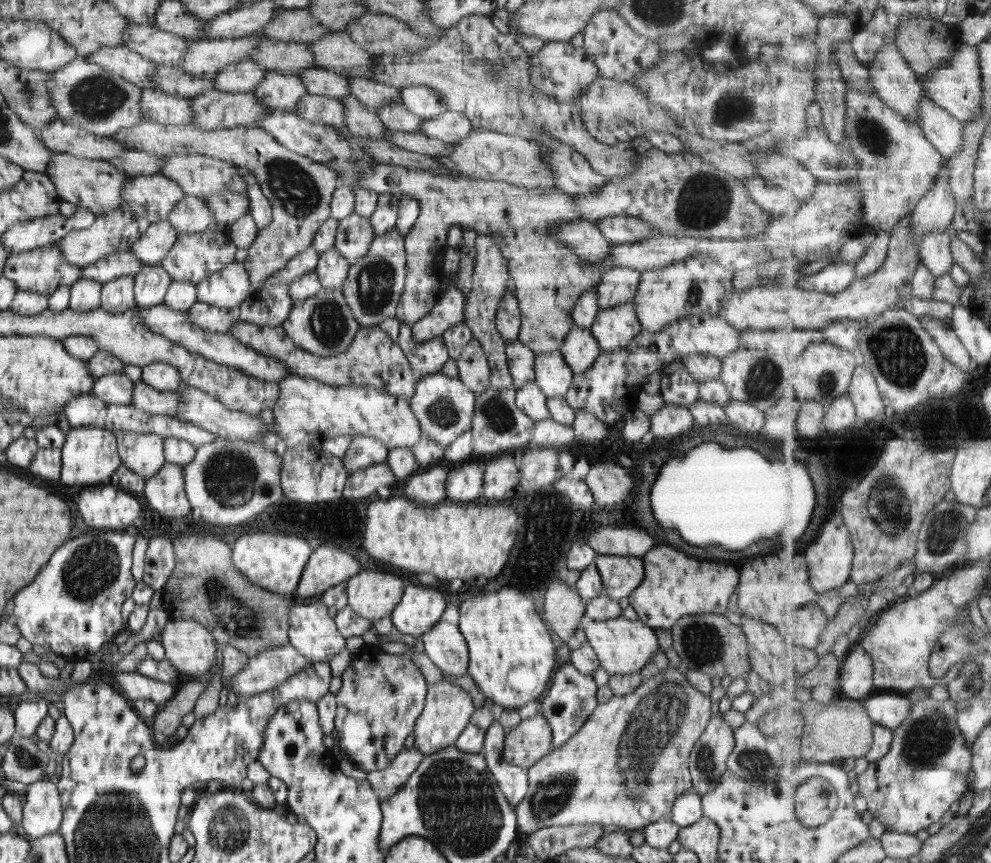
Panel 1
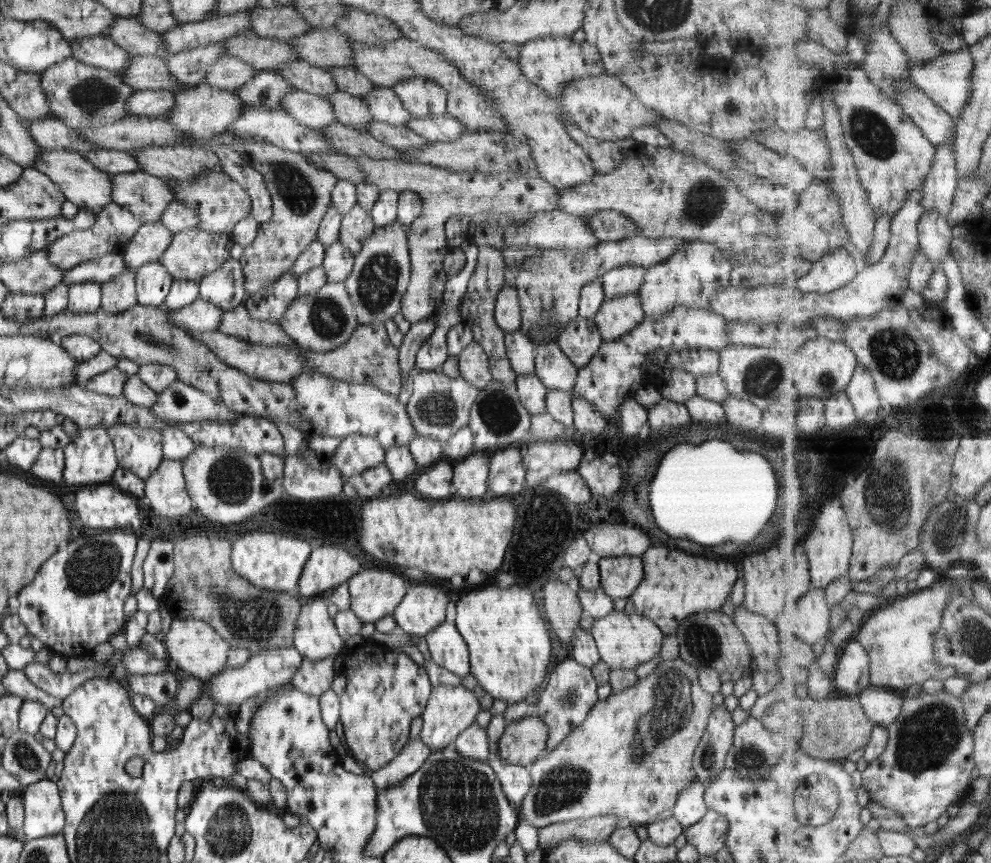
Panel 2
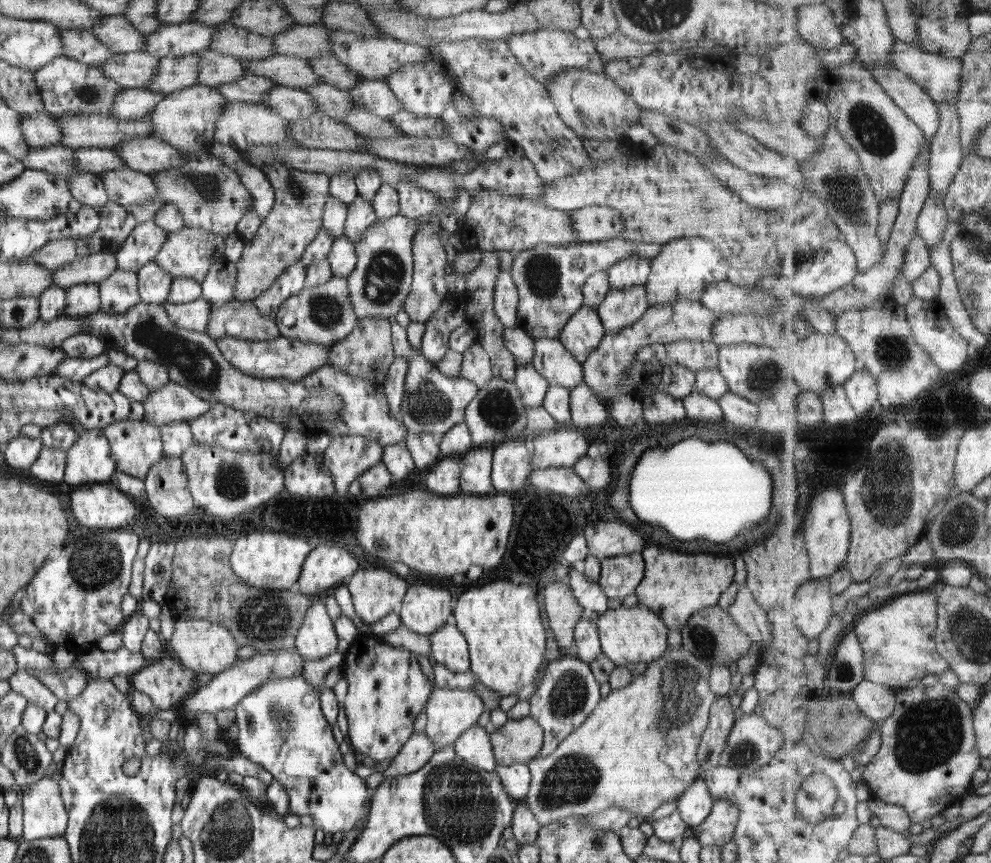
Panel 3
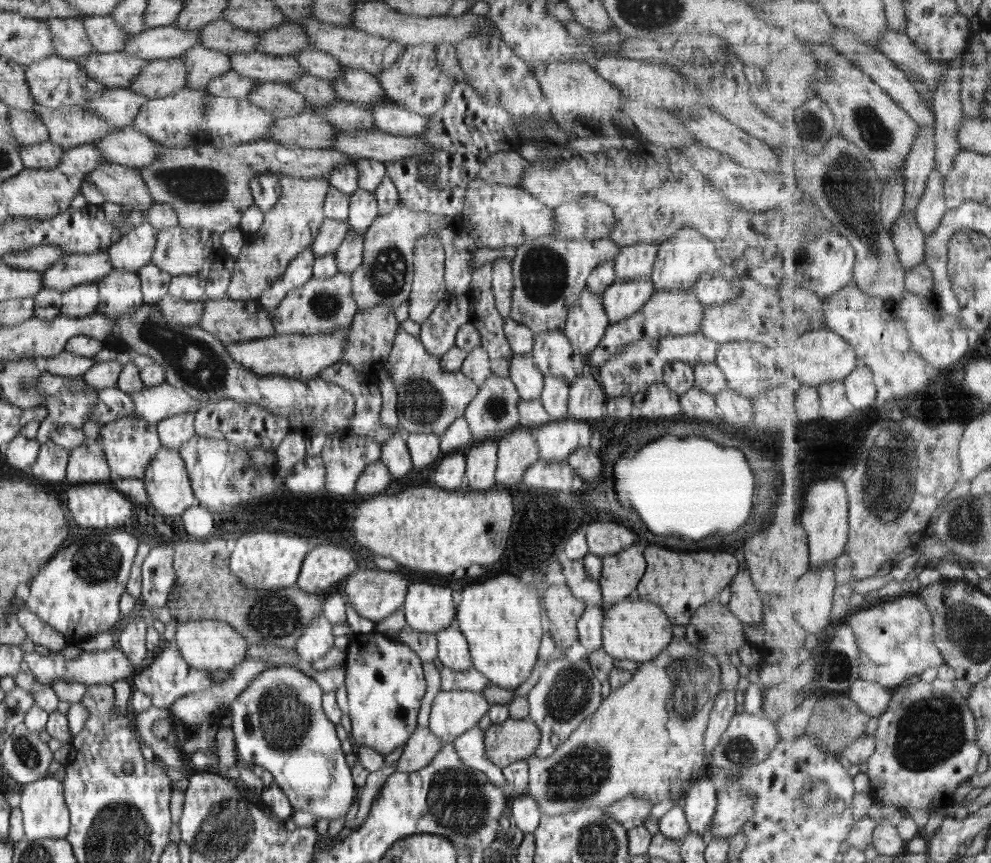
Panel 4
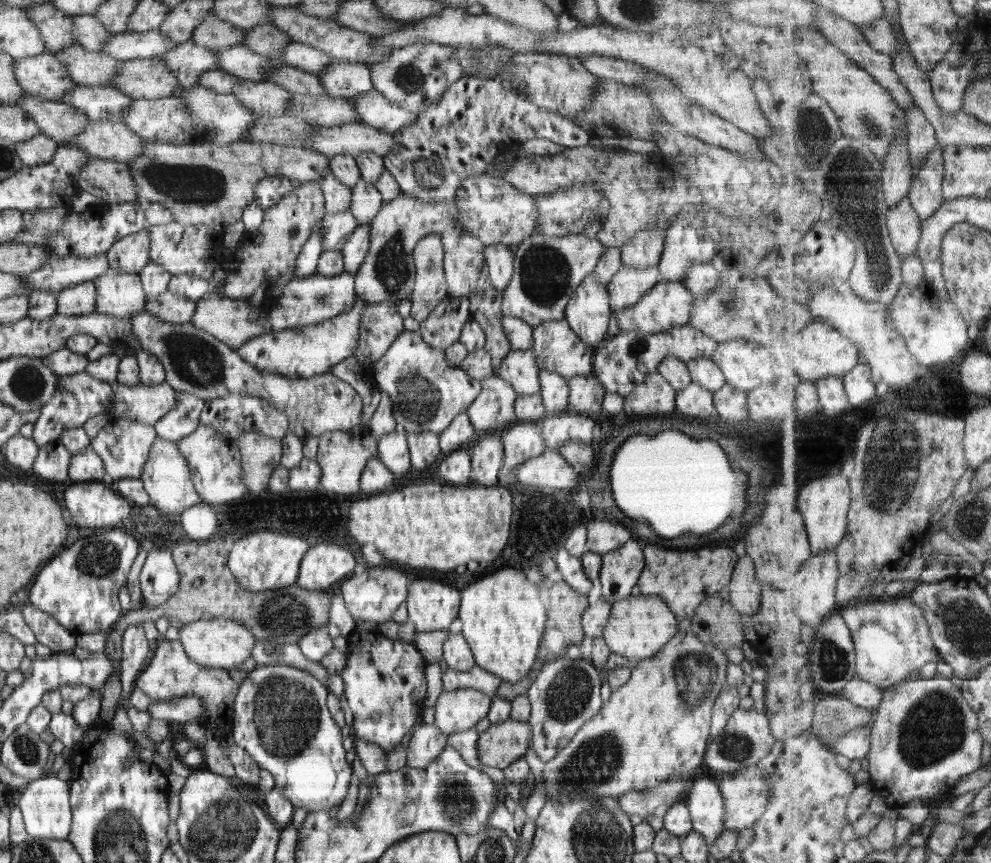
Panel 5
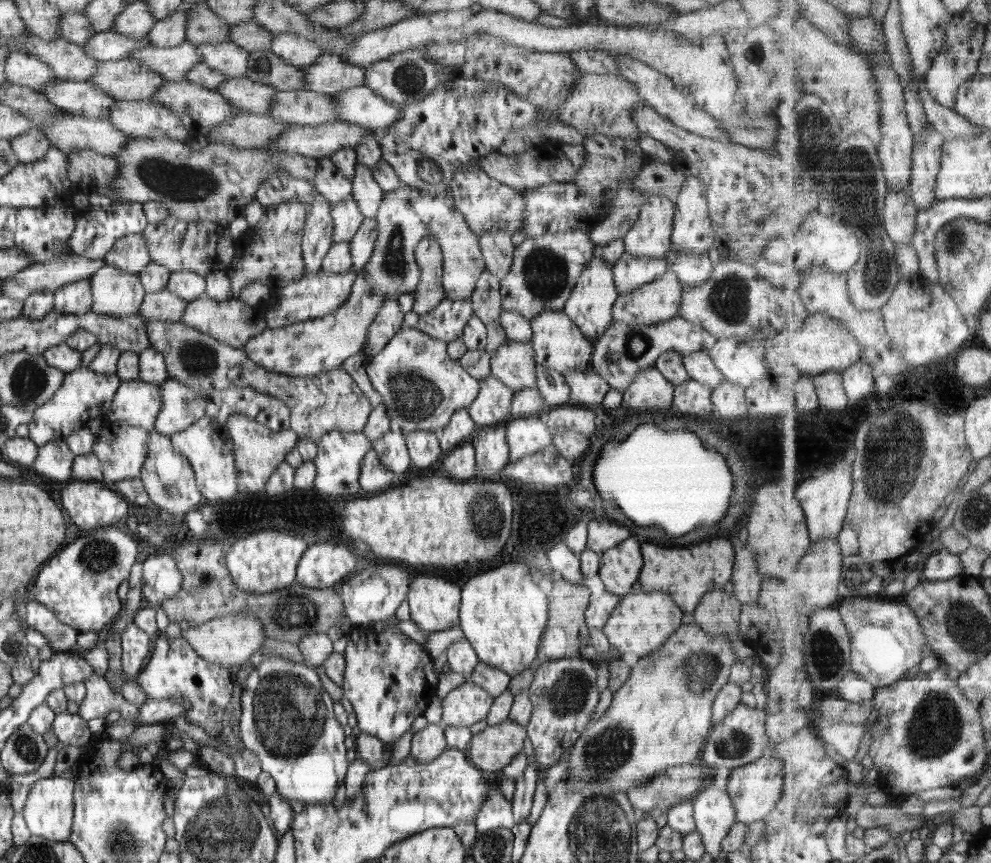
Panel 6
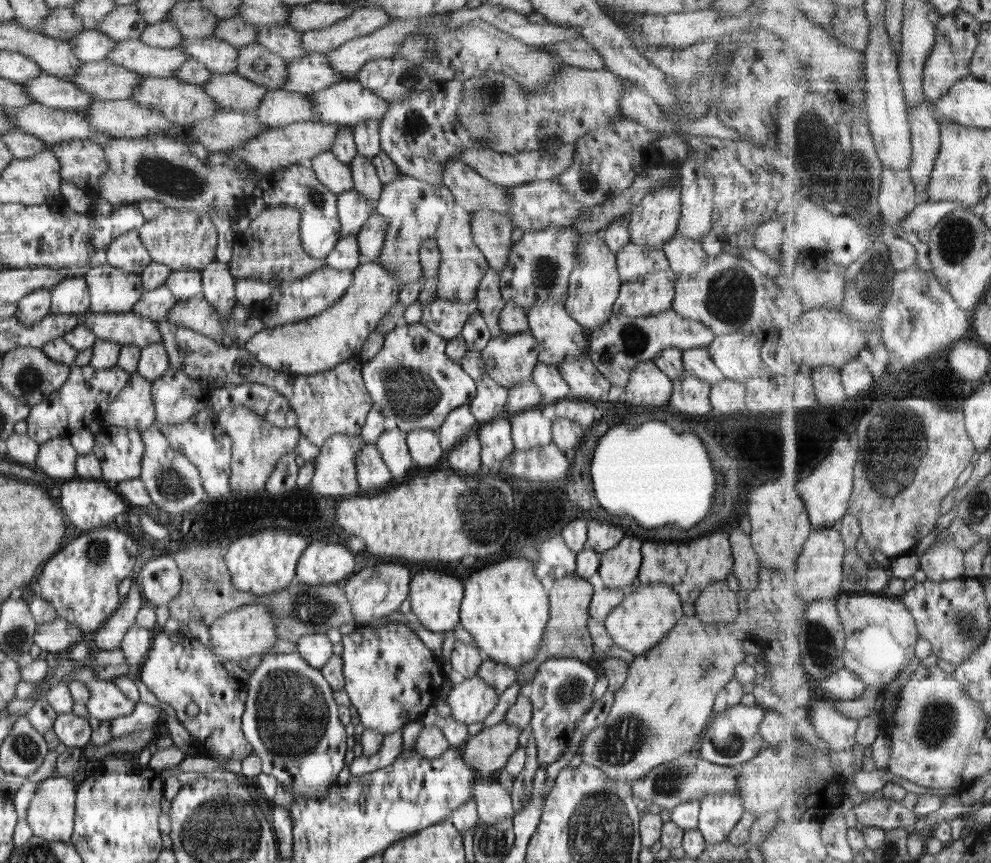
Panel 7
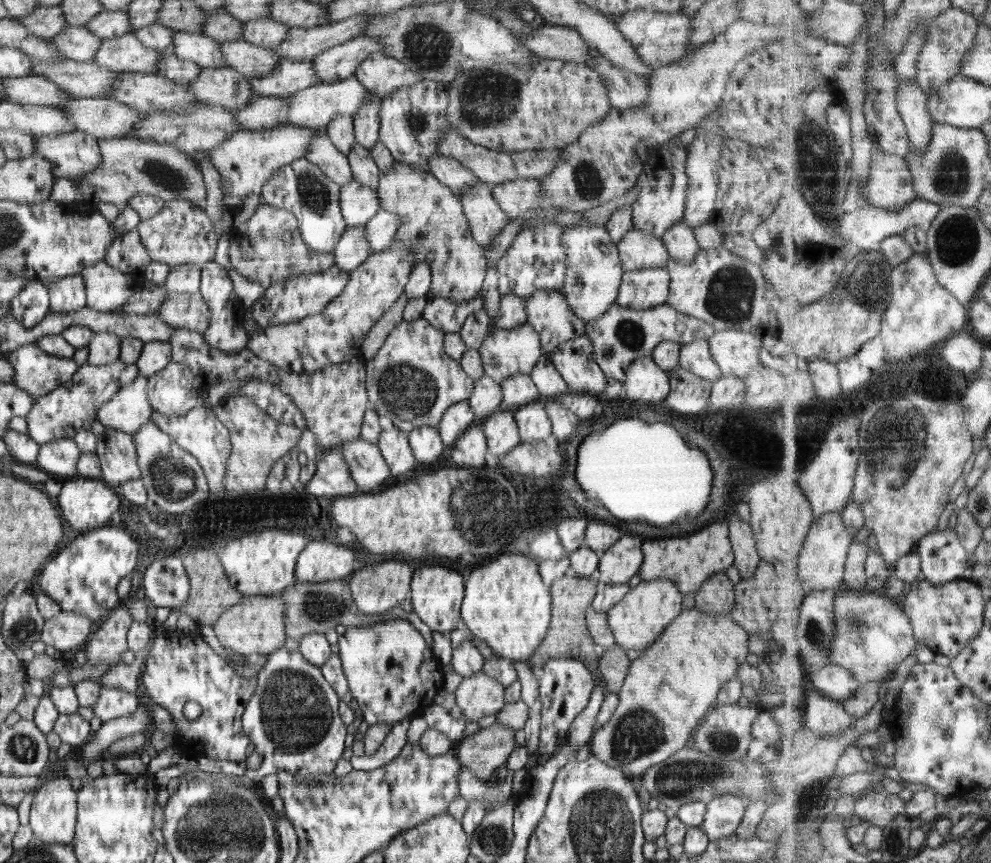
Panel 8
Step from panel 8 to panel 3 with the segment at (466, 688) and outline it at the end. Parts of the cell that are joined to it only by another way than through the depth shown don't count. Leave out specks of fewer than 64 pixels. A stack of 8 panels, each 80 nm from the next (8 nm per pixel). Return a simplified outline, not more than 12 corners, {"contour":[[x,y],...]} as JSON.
{"contour":[[437,687],[427,700],[426,736],[436,750],[478,722],[474,690]]}

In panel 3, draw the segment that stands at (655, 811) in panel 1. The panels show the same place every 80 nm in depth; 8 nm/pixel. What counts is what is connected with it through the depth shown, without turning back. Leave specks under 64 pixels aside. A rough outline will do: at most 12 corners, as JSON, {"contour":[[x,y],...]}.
{"contour":[[682,646],[527,764],[540,826],[641,821],[703,774],[711,664]]}

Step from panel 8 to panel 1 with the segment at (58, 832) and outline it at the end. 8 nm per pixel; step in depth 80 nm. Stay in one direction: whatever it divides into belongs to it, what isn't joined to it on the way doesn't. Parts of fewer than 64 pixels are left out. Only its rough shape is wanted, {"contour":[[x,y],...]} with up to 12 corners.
{"contour":[[48,777],[24,786],[29,839],[58,833],[63,808]]}

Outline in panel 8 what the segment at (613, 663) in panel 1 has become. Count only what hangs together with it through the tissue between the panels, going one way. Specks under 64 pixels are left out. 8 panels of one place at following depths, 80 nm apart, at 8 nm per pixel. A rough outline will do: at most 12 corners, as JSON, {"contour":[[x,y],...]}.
{"contour":[[671,580],[640,581],[607,613],[615,642],[647,649],[680,615]]}

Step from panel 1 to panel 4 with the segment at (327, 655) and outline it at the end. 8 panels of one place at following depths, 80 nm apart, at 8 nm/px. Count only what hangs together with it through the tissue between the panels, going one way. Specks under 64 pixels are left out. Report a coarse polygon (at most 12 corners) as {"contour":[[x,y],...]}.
{"contour":[[323,612],[297,638],[300,658],[311,663],[334,647]]}

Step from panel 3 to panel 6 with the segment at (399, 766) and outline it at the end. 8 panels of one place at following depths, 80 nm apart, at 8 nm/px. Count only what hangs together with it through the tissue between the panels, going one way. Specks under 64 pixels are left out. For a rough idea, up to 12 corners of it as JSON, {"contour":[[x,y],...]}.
{"contour":[[444,726],[413,734],[410,756],[426,764],[447,749]]}

